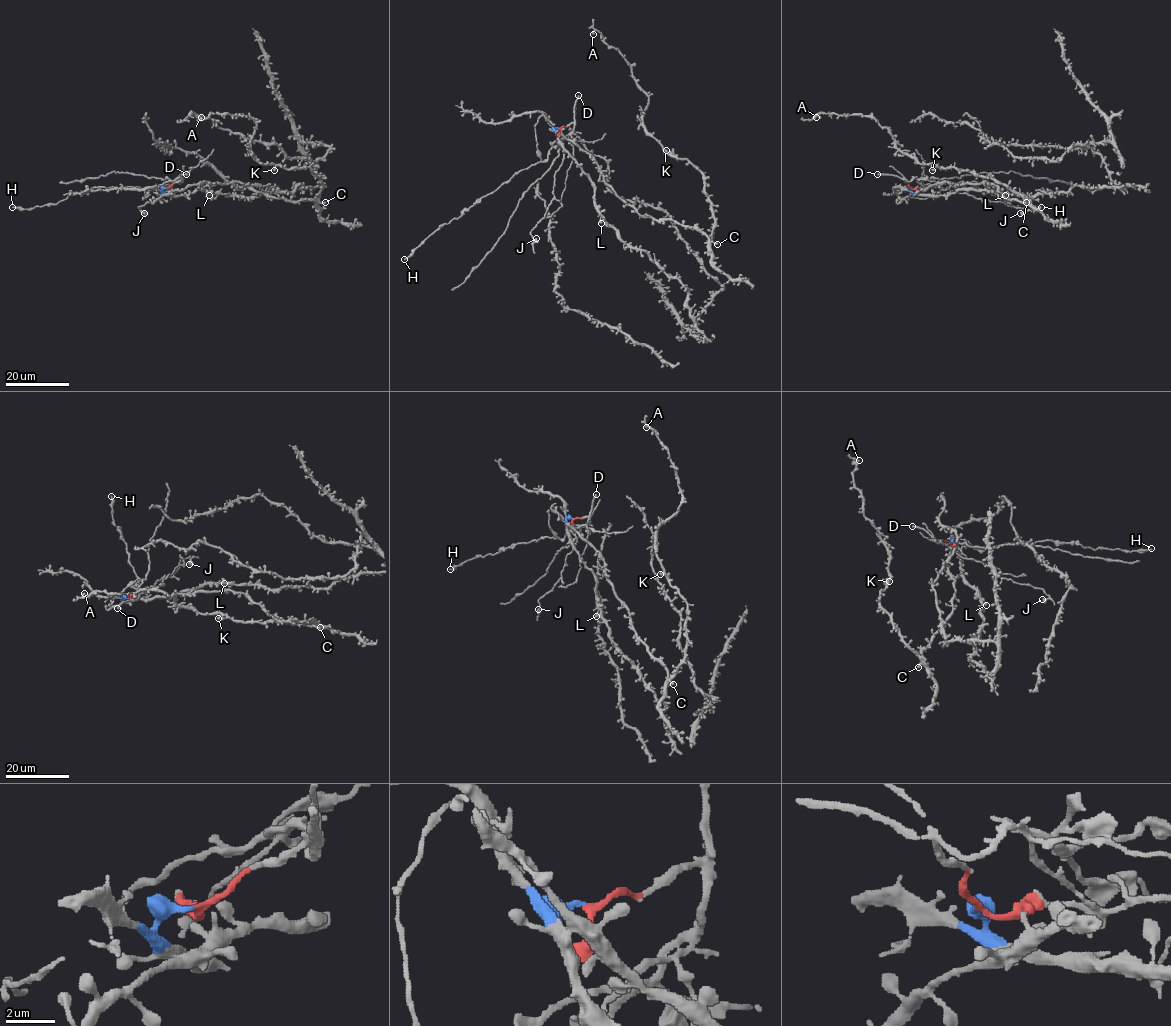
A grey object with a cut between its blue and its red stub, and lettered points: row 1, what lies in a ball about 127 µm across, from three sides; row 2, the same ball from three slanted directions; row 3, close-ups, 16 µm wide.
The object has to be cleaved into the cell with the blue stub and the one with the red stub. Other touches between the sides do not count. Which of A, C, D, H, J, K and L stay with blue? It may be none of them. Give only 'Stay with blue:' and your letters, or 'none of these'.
Stay with blue: A, C, K, L

